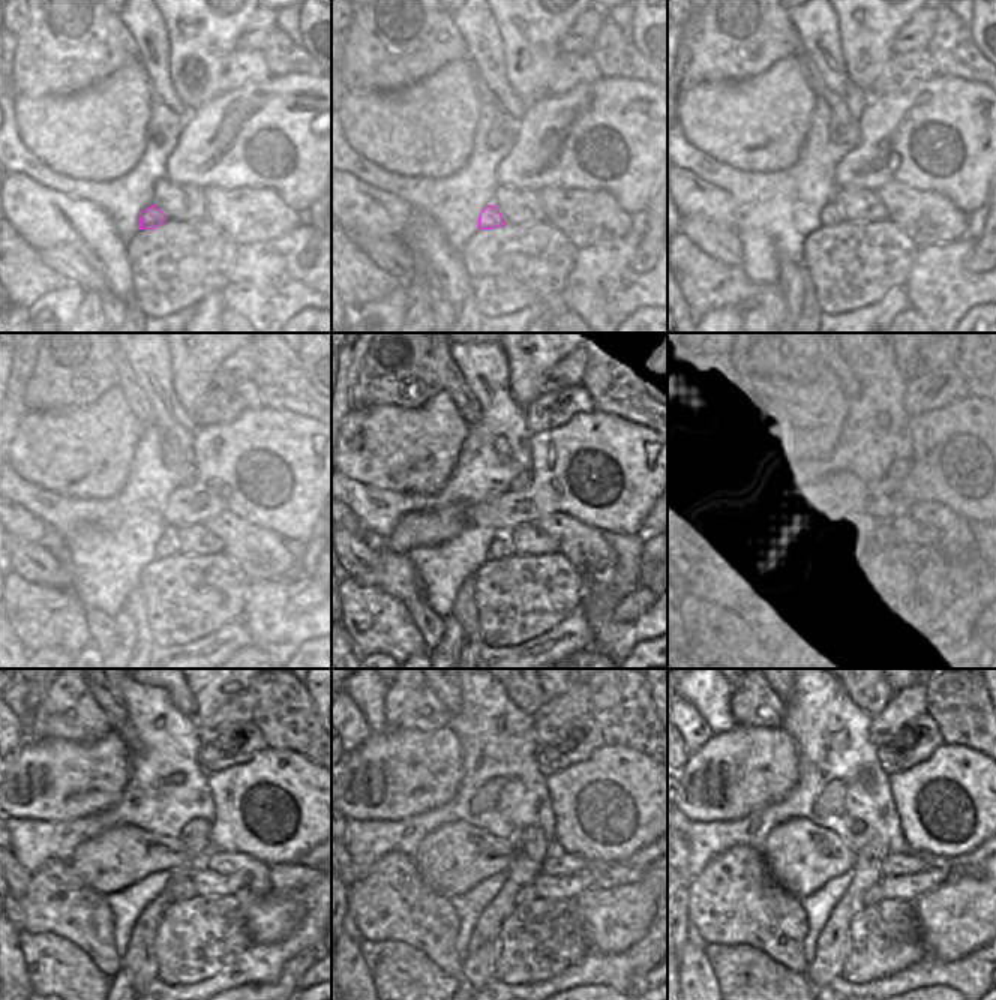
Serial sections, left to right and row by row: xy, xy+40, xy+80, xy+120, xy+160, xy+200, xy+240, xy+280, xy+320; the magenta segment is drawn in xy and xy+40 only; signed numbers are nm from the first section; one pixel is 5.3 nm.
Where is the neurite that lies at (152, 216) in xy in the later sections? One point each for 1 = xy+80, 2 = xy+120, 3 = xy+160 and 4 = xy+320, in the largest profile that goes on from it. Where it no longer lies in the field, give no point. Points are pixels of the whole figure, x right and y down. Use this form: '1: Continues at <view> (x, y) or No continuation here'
1: Continues at xy+80 (830, 215)
2: Continues at xy+120 (165, 546)
3: Continues at xy+160 (501, 546)
4: Continues at xy+320 (875, 894).

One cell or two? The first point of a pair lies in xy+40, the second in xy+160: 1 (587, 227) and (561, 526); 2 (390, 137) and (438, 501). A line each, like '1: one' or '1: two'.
1: one
2: two

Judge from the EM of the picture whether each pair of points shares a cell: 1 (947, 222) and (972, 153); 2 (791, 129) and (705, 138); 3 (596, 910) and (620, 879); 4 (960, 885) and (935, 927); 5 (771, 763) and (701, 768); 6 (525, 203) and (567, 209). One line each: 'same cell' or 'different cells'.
1: different cells
2: same cell
3: different cells
4: same cell
5: same cell
6: different cells

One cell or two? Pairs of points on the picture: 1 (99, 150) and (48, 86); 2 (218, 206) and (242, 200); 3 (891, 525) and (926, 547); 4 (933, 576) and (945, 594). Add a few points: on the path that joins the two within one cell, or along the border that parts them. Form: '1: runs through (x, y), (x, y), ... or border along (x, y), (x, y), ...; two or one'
1: border along (90, 86), (65, 96), (21, 96); two
2: runs through (224, 206), (236, 206); one
3: runs through (900, 529), (917, 538); one
4: runs through (938, 580), (944, 589); one

